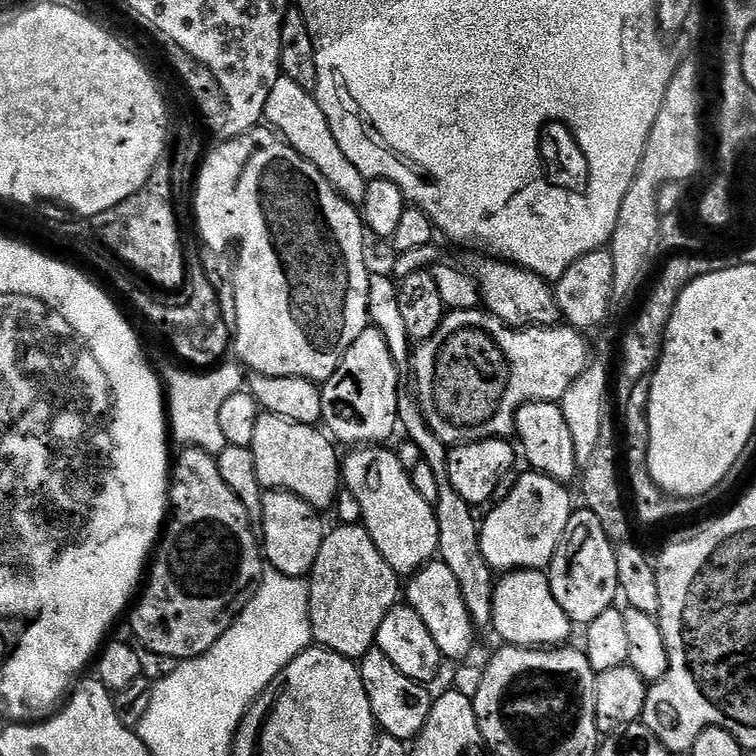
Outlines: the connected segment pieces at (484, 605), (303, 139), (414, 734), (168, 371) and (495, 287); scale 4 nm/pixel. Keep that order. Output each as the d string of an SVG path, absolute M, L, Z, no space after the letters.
M404 394L400 397L400 419L399 427L403 435L407 439L412 440L418 446L418 450L422 450L424 455L424 463L434 470L434 476L438 478L438 502L436 503L436 517L438 518L438 559L446 566L450 566L450 570L454 574L454 578L458 578L458 582L462 586L462 594L466 606L470 610L470 618L472 625L476 628L477 633L484 634L492 628L492 619L494 618L494 594L496 593L497 573L486 562L486 558L482 554L482 546L480 545L480 524L478 516L474 513L473 505L466 502L466 498L462 498L462 494L458 494L458 490L454 490L454 486L448 477L448 454L449 449L434 434L434 430L430 430L430 426L424 417L424 410L420 407L420 401L415 395Z
M282 74L278 82L270 86L264 120L297 154L306 158L306 162L310 162L310 166L314 166L314 170L318 170L318 174L322 174L322 178L326 178L326 182L330 182L330 186L334 186L340 196L357 206L363 205L369 180L362 174L362 170L358 170L358 166L354 166L354 162L350 162L350 158L346 158L342 146L338 146L334 130L330 130L330 122L326 122L326 114L322 114L322 106L318 106L313 93L302 90L298 82L292 82Z
M374 646L358 661L358 667L379 731L405 742L415 741L430 718L433 693L428 693L429 689L414 678L406 678L406 674L402 674L402 670L398 670L398 666L386 658L381 648Z
M228 363L205 372L180 369L172 364L161 367L160 376L168 397L170 428L173 439L177 439L180 445L204 449L215 456L228 447L222 426L219 425L219 413L226 399L243 391L246 384L245 371L237 363Z
M491 259L480 260L470 268L471 275L480 286L480 299L487 311L517 330L533 326L556 326L561 323L562 313L553 285L549 281L543 280L537 272L521 268L519 264Z

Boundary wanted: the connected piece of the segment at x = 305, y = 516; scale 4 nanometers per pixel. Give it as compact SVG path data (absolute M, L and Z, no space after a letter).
M265 491L258 528L262 533L264 559L271 571L297 578L307 577L311 573L314 562L318 562L318 550L322 550L326 535L320 516L321 513L310 506L310 502L298 498L298 494Z

